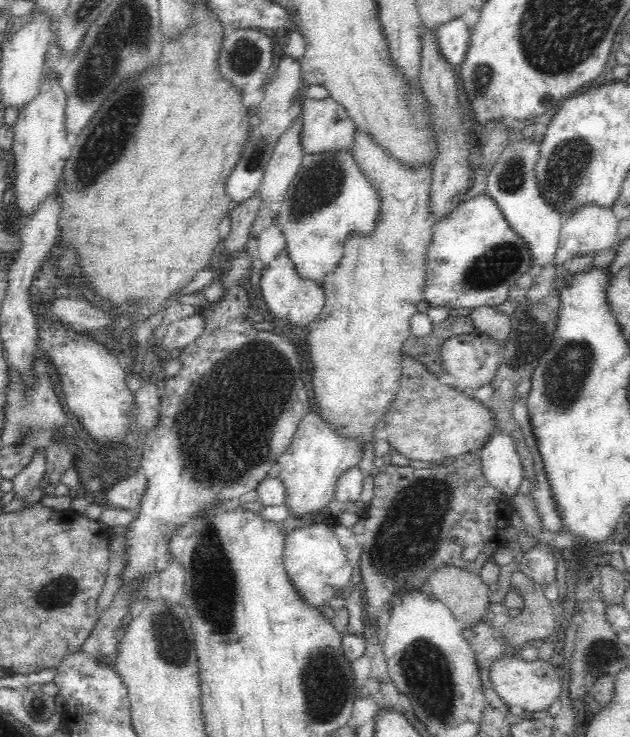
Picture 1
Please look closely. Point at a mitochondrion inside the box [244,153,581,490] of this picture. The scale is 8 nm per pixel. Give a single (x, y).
(321, 185)

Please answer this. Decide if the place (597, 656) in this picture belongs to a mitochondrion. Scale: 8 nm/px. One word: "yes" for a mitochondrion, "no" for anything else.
no

